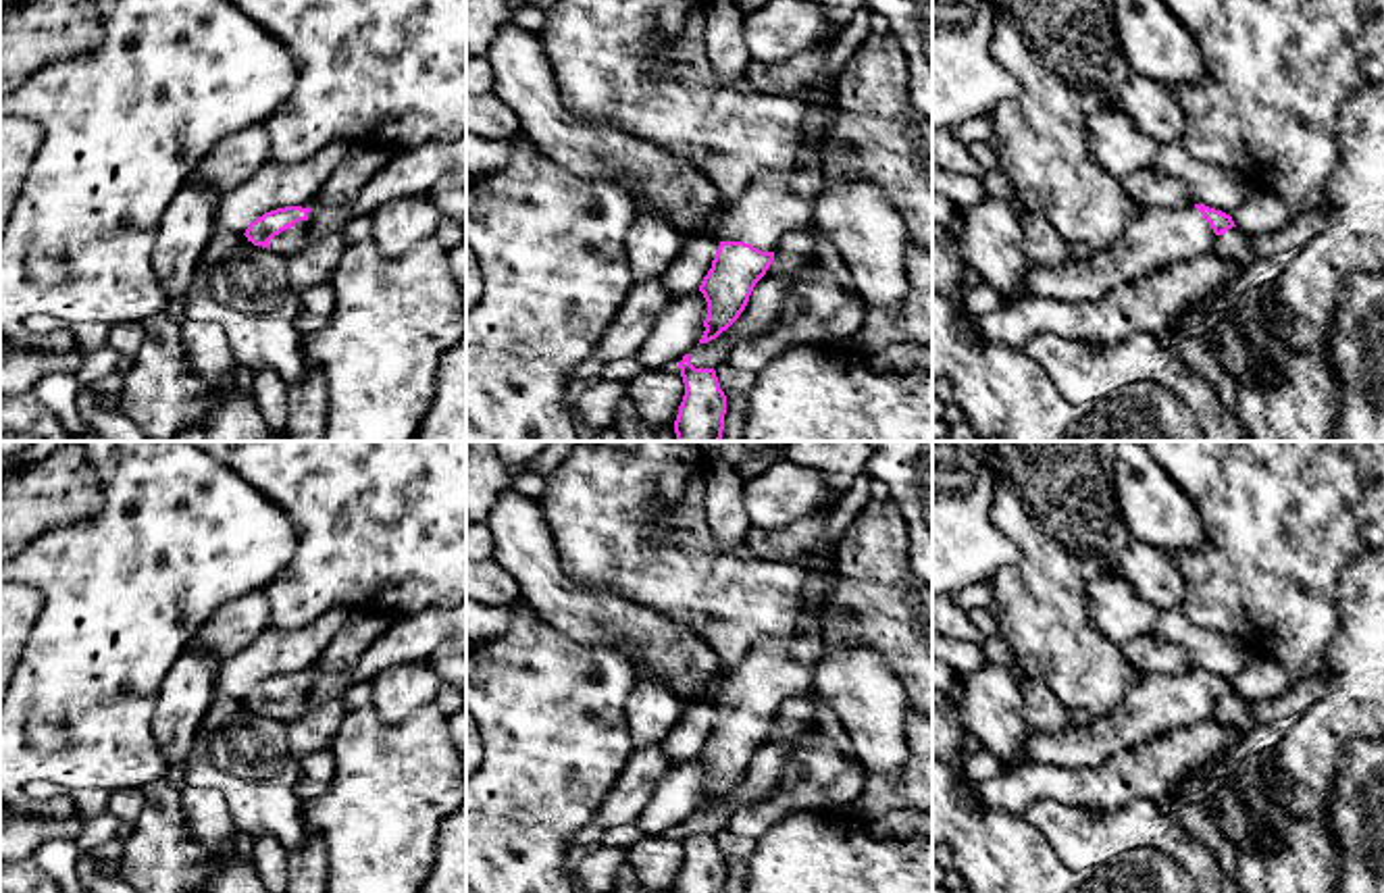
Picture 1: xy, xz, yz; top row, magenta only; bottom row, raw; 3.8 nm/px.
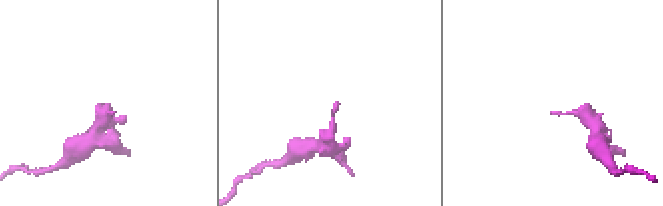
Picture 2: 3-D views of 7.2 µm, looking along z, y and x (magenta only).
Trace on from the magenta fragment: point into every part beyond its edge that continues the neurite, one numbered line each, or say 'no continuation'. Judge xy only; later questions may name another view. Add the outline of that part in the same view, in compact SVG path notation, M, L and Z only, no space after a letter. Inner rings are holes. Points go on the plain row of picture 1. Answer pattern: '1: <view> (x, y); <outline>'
1: xy (296, 704); M300 687L293 693L281 697L268 708L268 716L279 722L293 722L310 710L308 687Z

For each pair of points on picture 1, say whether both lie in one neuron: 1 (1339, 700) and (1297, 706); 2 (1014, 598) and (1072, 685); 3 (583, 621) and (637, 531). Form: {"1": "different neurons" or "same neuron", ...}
{"1": "different neurons", "2": "same neuron", "3": "different neurons"}

